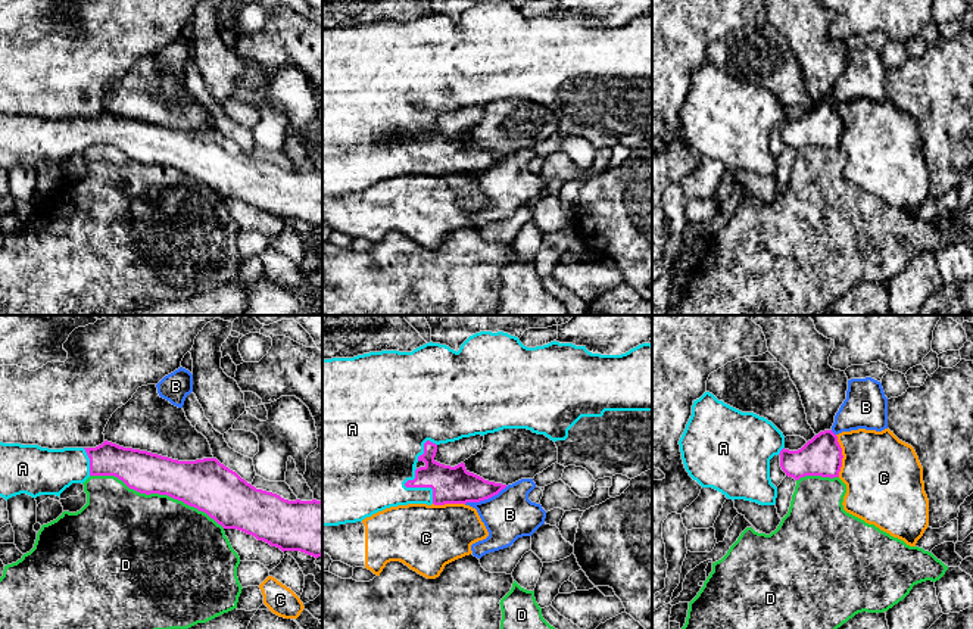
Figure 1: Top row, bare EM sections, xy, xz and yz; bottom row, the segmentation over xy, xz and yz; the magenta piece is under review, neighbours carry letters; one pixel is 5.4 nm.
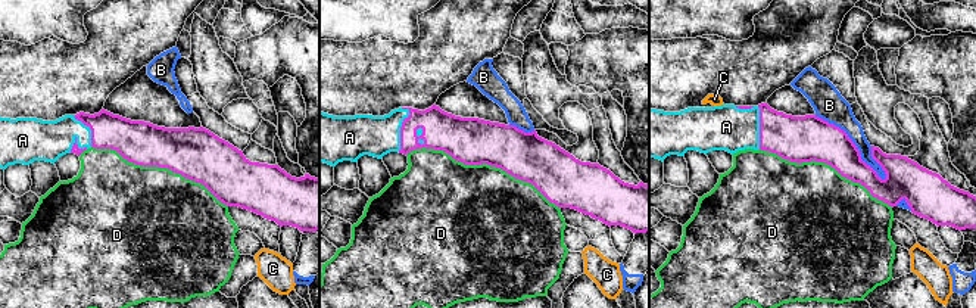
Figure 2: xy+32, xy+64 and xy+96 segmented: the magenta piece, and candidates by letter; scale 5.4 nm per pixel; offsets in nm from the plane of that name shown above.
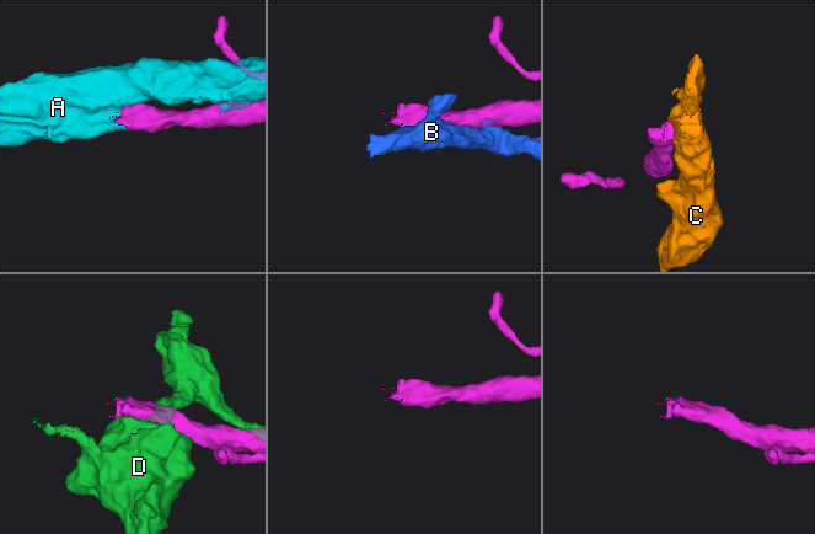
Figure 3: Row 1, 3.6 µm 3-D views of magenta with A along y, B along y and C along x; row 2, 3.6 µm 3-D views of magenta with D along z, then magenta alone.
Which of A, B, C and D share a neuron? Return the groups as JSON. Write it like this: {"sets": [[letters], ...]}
{"sets": [["A"], ["B", "C"], ["D"]]}

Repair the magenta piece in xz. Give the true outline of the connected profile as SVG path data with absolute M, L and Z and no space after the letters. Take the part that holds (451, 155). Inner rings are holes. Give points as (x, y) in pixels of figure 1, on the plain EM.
M480 1L453 21L425 13L412 22L381 21L322 29L322 196L362 191L390 177L467 174L498 165L506 155L434 130L440 113L503 99L545 105L558 118L558 134L586 138L595 150L615 144L634 149L652 140L652 15L621 25L592 24L586 16L551 12L527 18L503 1Z

